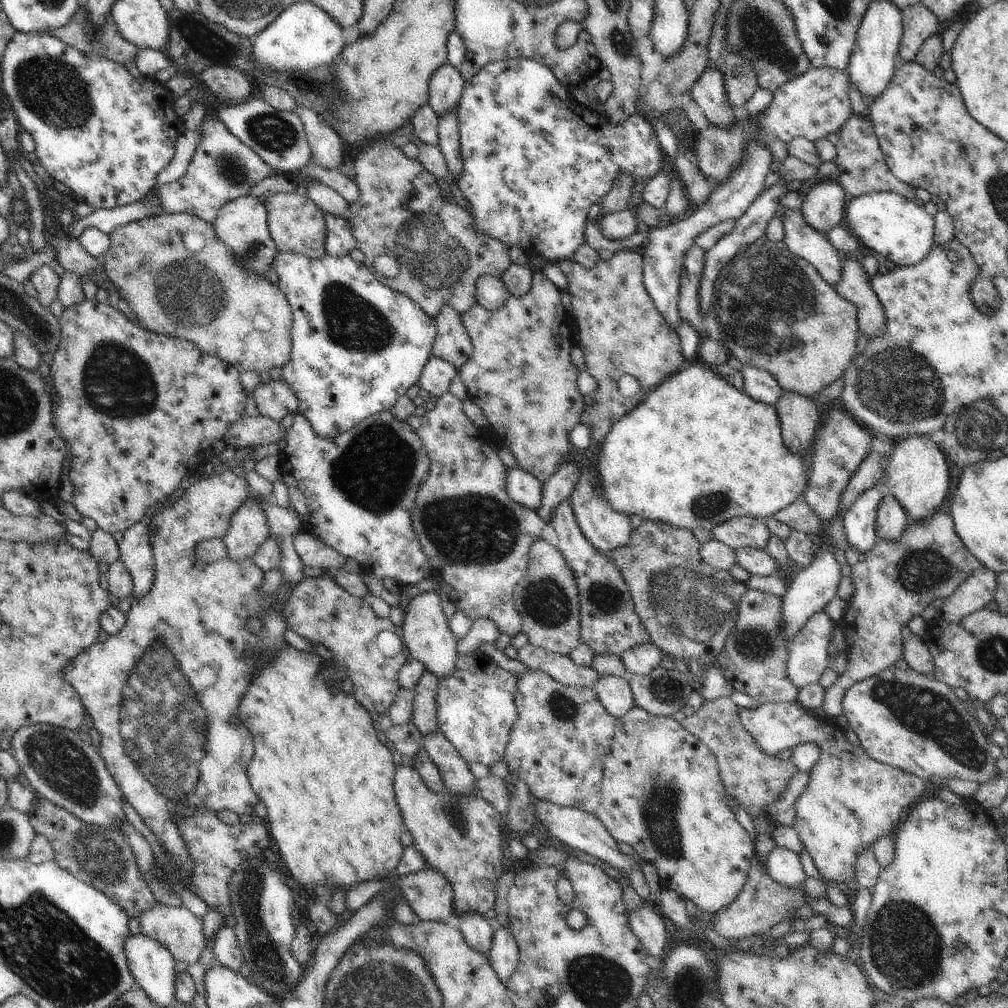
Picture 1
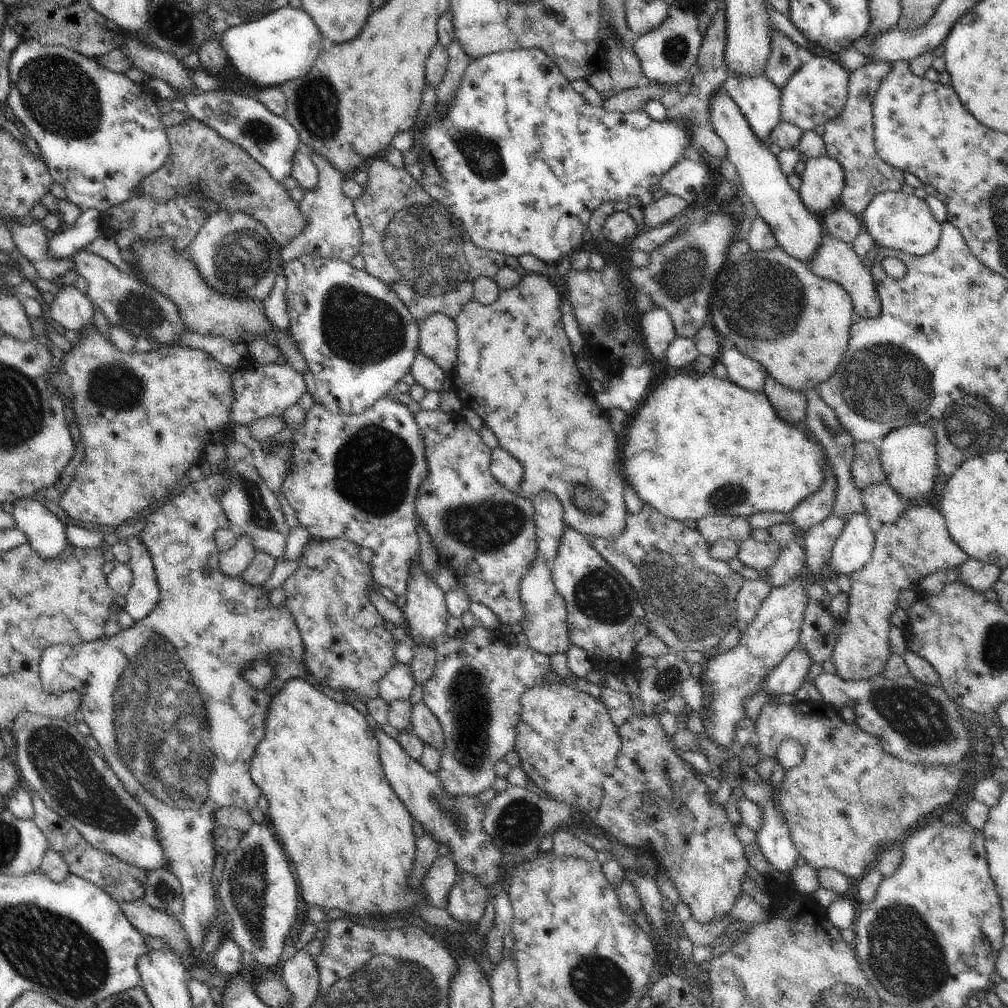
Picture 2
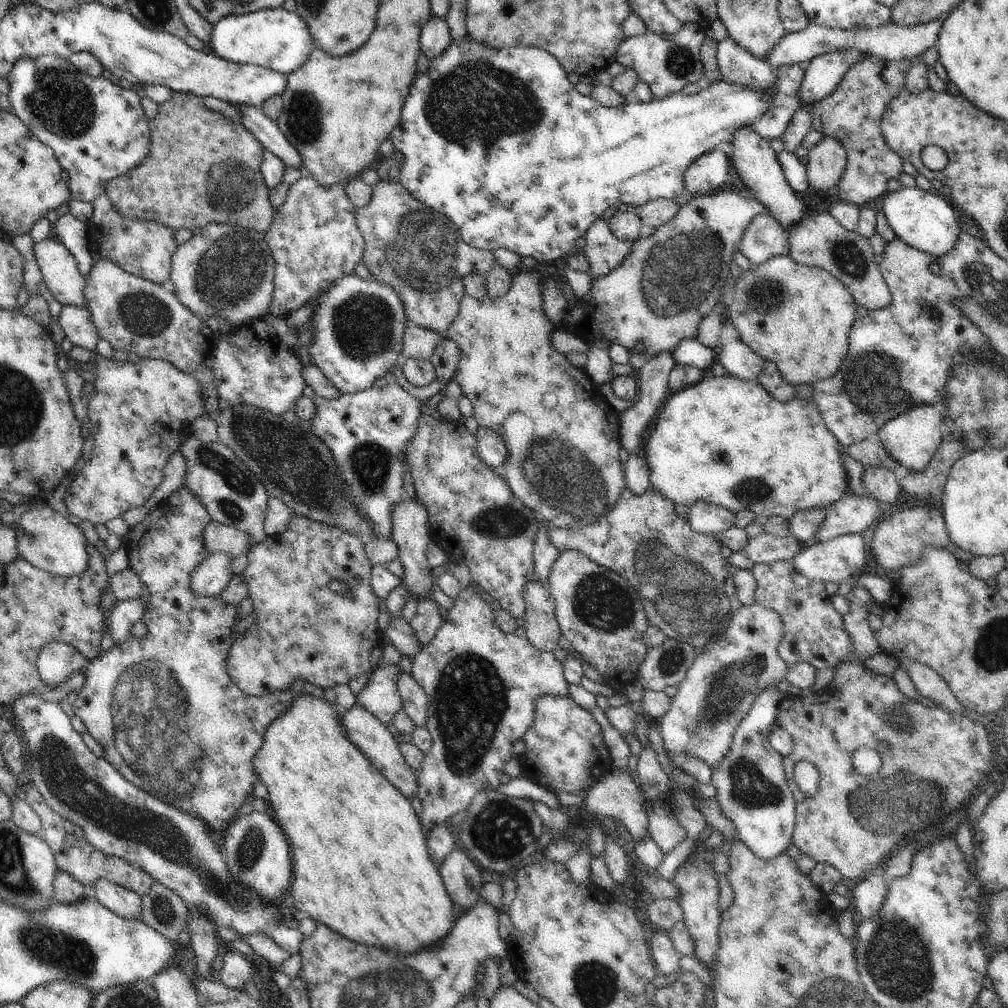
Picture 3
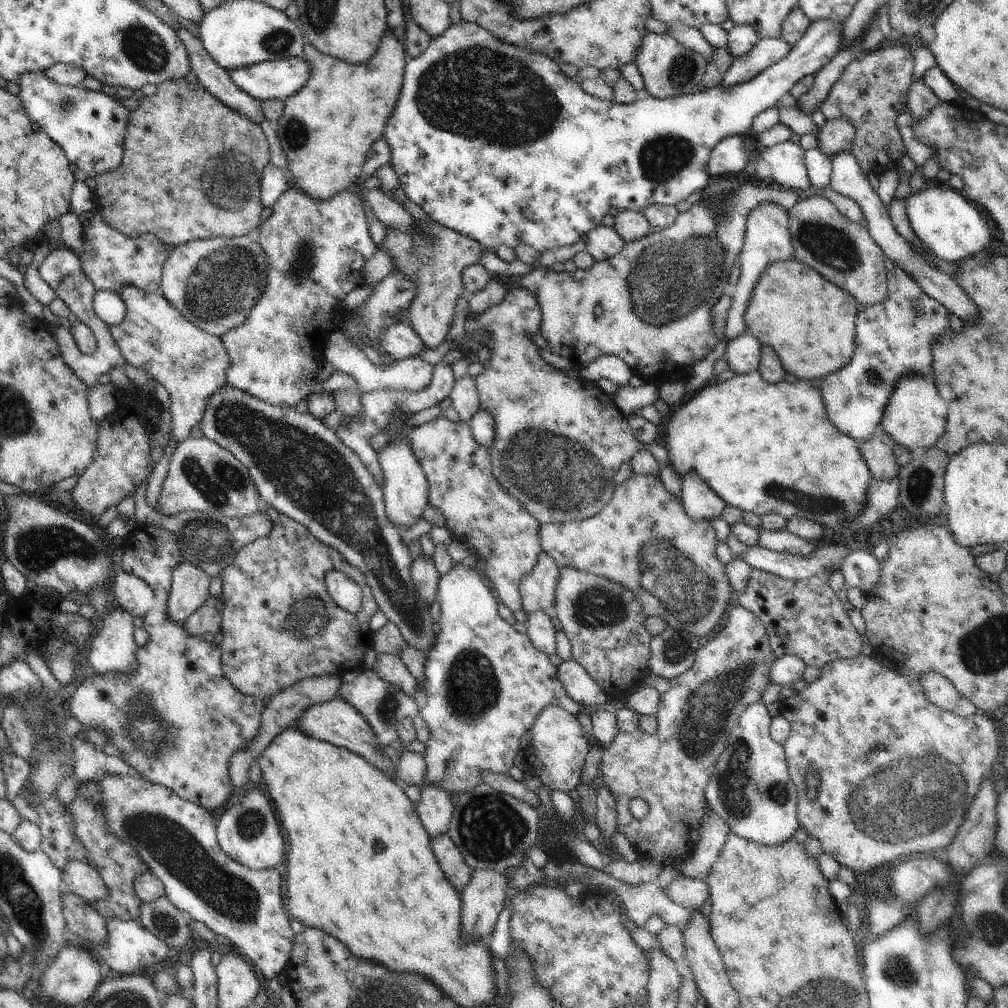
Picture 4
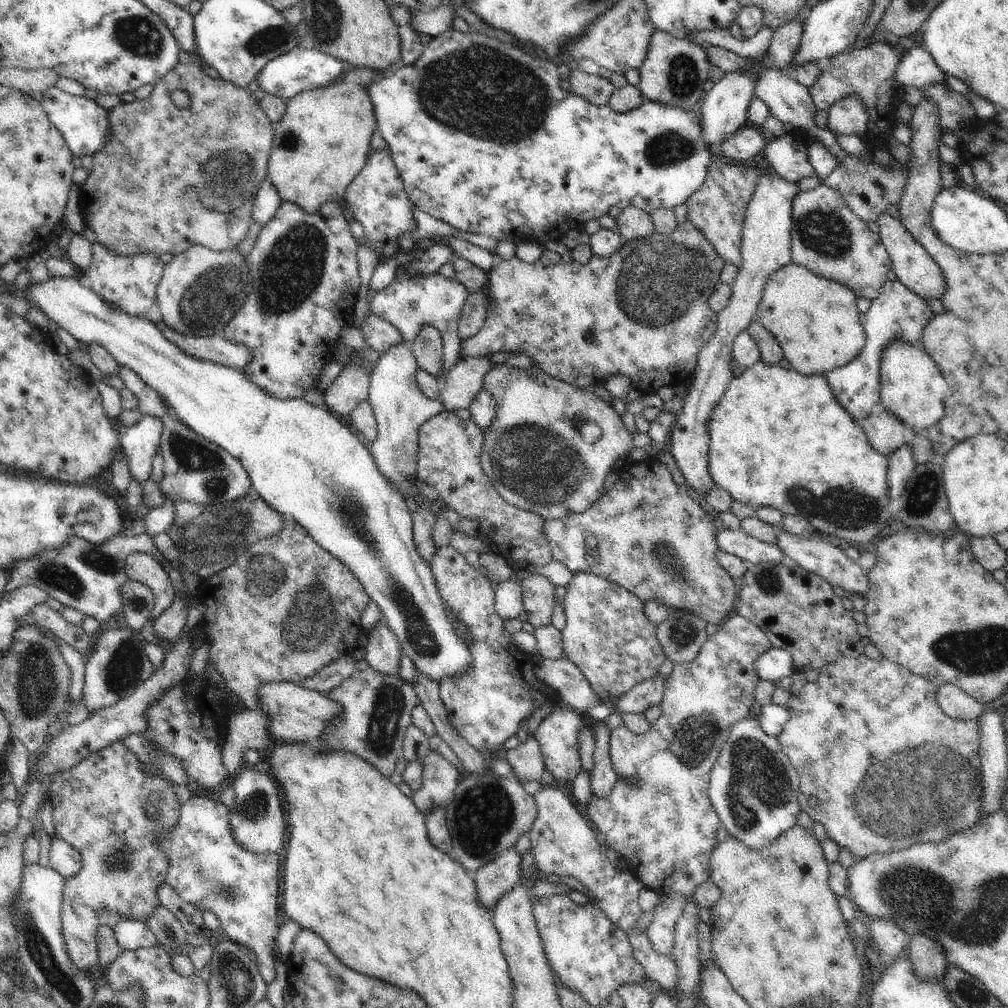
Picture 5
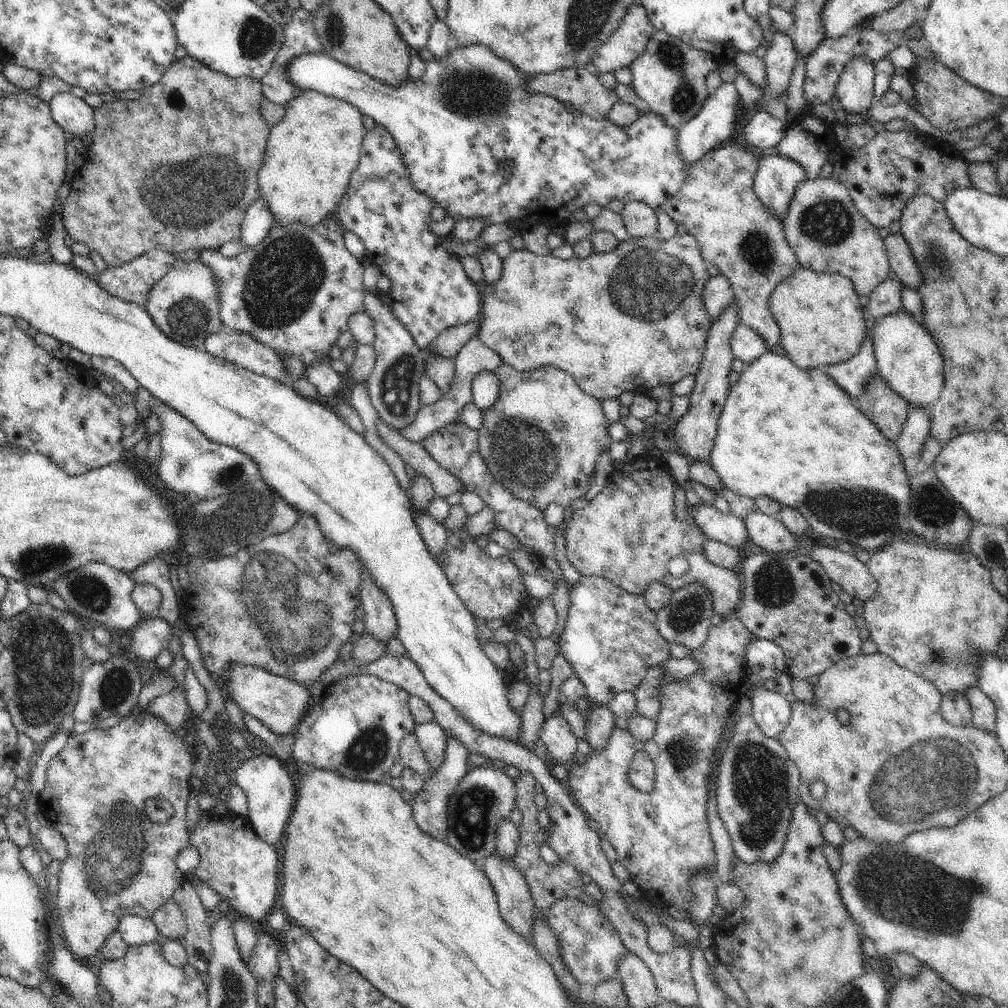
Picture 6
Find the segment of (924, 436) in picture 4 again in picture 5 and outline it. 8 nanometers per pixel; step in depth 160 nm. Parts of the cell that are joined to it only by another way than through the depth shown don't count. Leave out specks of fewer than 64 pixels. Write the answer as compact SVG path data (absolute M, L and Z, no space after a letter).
M894 340L888 345L882 355L880 382L881 406L915 433L930 428L944 416L948 383L922 344L915 346Z

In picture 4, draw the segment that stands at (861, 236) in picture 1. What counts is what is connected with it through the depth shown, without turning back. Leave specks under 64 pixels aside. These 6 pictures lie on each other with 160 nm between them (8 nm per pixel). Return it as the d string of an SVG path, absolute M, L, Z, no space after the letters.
M932 183L923 191L910 193L904 200L906 214L920 242L942 260L961 260L980 252L990 242L990 230L970 199L948 186Z

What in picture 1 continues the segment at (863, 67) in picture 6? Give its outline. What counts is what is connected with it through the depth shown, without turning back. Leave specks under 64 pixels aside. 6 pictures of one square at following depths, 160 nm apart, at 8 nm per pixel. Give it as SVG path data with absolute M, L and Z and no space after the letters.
M822 181L807 194L801 204L804 220L826 238L829 232L844 223L845 192L836 181Z

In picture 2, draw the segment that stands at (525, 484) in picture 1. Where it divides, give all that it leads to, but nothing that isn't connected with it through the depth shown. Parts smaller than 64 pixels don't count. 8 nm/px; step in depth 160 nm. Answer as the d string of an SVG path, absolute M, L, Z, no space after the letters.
M501 447L492 450L491 453L490 470L494 478L508 490L522 494L521 488L524 478L524 467L522 464Z

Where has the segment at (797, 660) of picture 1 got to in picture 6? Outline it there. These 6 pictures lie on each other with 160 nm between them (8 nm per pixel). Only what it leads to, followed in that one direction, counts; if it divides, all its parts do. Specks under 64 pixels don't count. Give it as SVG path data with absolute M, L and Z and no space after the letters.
M741 696L735 709L743 712L723 754L715 791L717 810L730 835L735 856L745 863L771 863L785 843L790 819L799 800L800 771L778 739L767 737L750 716L751 700Z

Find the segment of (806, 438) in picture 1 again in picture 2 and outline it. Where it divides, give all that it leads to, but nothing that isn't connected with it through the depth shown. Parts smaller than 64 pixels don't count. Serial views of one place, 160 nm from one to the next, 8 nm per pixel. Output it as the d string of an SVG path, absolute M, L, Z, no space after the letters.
M767 376L763 392L786 424L796 427L804 423L808 406L804 393L785 387L770 376Z

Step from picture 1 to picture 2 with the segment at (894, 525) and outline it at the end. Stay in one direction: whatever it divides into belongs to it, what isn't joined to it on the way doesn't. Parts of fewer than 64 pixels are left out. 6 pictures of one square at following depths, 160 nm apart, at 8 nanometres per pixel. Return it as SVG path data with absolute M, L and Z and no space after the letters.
M887 480L862 491L865 512L875 526L894 524L904 514L908 503L889 485Z

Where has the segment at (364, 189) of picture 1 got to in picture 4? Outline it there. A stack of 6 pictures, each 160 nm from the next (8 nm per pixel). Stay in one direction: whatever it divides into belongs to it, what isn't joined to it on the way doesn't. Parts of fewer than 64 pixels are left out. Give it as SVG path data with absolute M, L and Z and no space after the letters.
M414 218L413 227L401 231L387 227L386 237L377 246L393 260L395 270L411 279L415 285L415 295L409 308L408 322L416 334L425 342L425 350L436 348L445 340L456 314L457 300L463 287L461 274L470 265L480 263L484 254L482 243L444 227L433 219Z

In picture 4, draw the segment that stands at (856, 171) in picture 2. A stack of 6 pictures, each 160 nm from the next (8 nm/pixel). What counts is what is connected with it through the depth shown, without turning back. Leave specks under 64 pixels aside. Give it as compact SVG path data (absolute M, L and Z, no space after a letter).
M907 46L865 52L844 67L820 105L827 121L848 119L854 125L851 153L866 178L870 173L880 175L884 170L898 166L904 158L905 147L896 127L896 118L906 110L913 70L914 57Z

